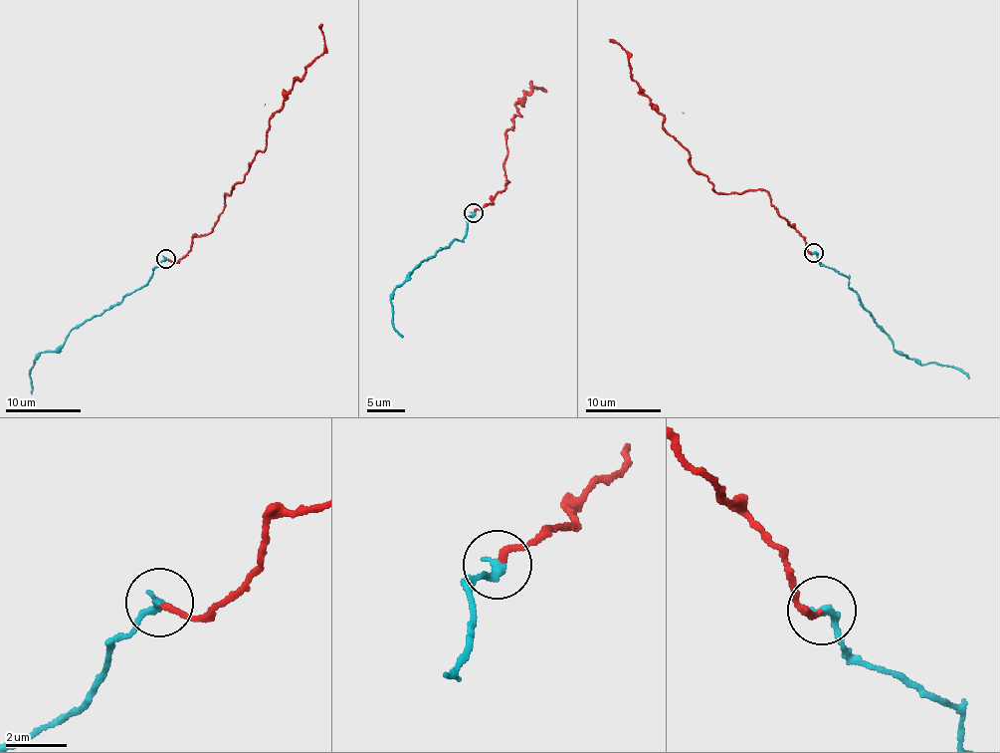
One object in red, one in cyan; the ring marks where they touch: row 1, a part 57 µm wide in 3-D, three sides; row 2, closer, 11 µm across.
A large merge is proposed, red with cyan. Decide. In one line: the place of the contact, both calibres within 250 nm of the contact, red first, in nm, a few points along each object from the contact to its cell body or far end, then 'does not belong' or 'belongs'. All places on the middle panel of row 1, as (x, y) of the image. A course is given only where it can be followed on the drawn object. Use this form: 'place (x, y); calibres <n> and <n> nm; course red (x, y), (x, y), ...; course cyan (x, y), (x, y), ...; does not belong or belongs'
place (473, 213); calibres 190 and 280 nm; course red (474, 212), (508, 179), (505, 130), (521, 116), (515, 105), (542, 87), (531, 80); course cyan (474, 213), (467, 218), (466, 236), (408, 273), (407, 279), (394, 290), (390, 299), (392, 328), (404, 336); belongs

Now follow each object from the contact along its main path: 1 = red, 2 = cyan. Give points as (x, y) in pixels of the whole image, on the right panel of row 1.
1: (813, 253), (766, 191), (715, 192), (666, 130), (661, 115), (634, 79), (626, 51), (608, 39)
2: (813, 252), (822, 266), (844, 274), (866, 310), (885, 330), (895, 350), (920, 363), (952, 366), (969, 377)

